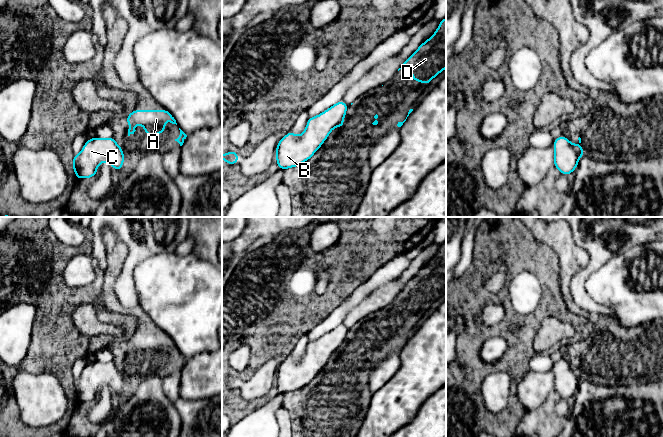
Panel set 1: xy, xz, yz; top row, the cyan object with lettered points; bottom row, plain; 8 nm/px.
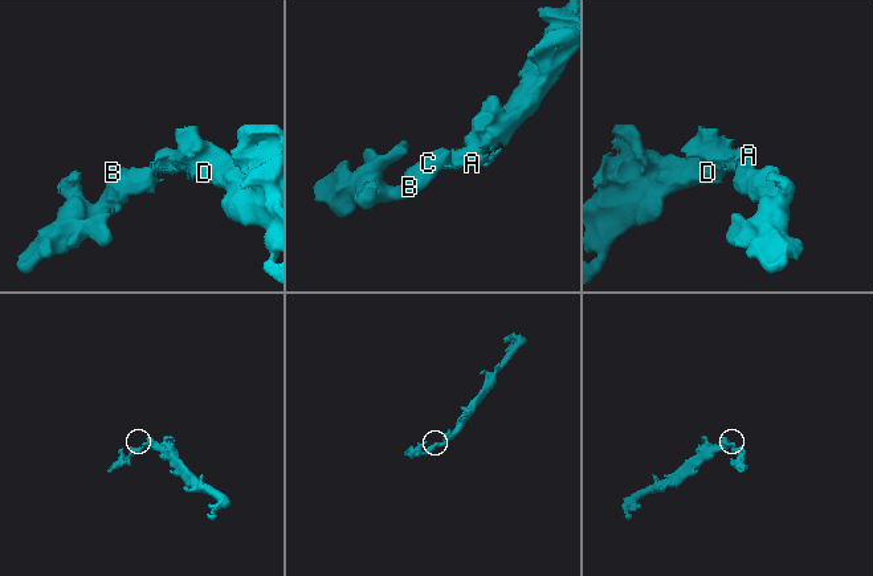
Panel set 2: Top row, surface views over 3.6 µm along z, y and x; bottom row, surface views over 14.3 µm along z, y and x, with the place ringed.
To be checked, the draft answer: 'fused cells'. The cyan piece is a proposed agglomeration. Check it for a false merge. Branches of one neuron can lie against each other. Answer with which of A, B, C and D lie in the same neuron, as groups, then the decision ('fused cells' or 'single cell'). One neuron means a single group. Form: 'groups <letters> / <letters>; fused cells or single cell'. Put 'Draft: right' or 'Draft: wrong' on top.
Draft: right
groups A D / B C; fused cells

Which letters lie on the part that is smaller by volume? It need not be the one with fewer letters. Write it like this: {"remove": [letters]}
{"remove": ["B", "C"]}

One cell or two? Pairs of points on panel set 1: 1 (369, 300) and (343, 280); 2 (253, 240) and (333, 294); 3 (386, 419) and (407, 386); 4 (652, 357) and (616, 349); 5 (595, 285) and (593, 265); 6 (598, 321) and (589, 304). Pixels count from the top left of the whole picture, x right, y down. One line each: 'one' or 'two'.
1: two
2: two
3: one
4: one
5: two
6: two

